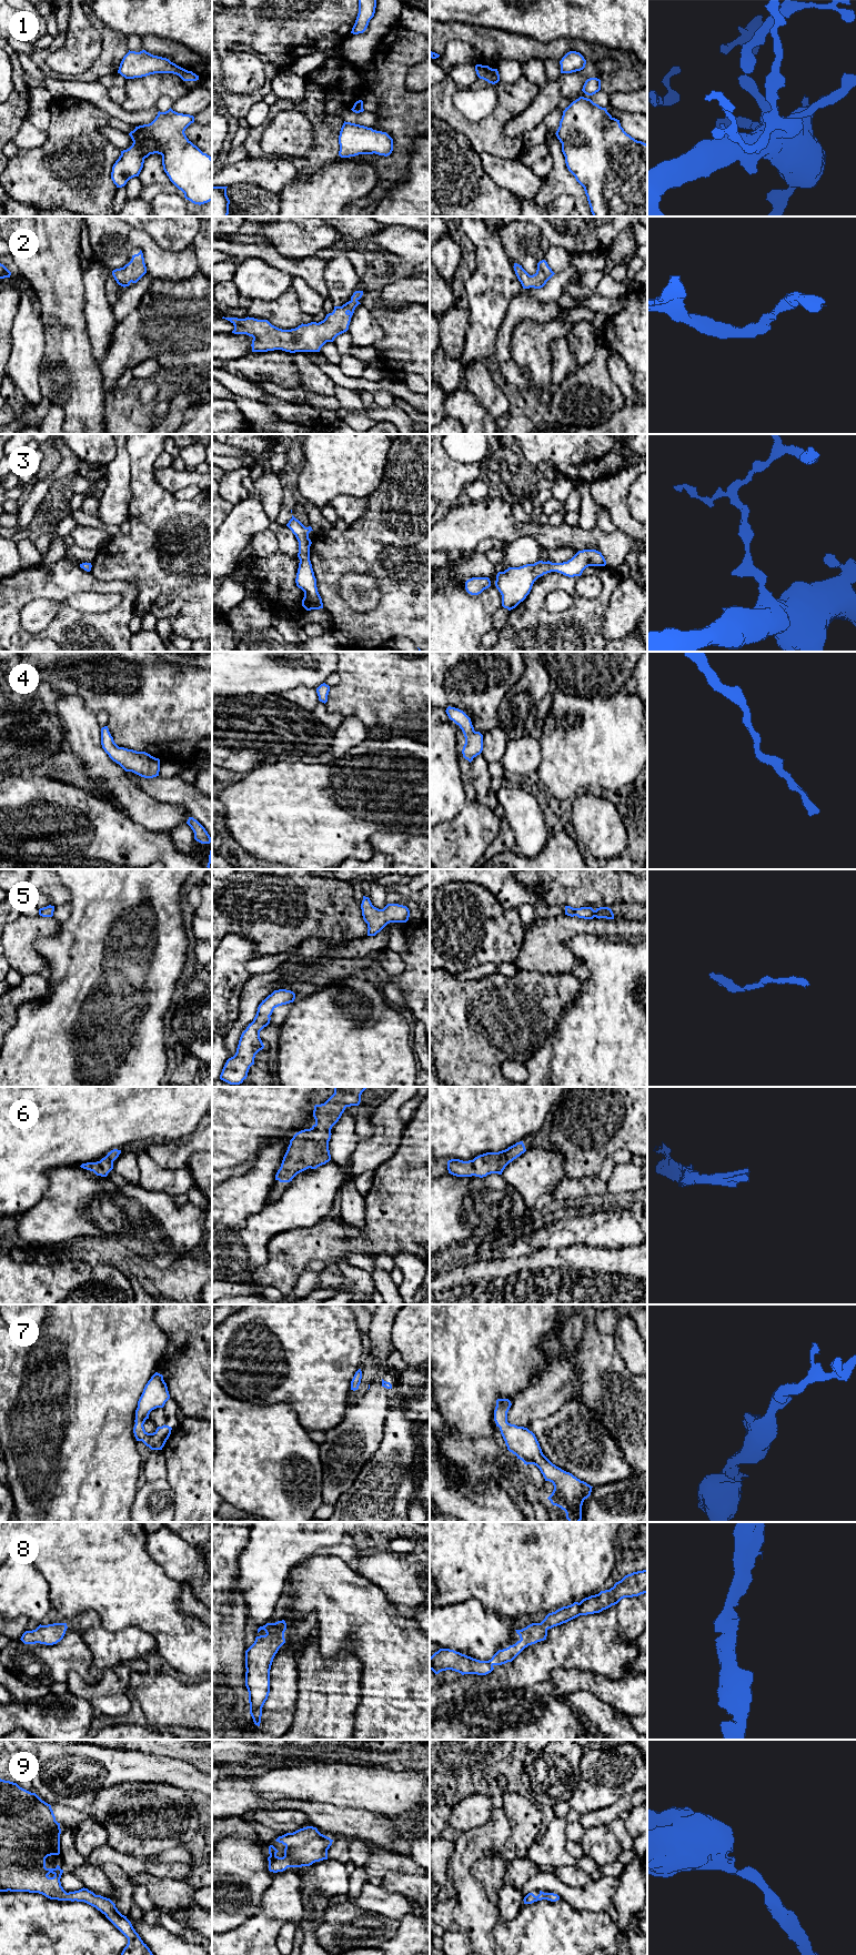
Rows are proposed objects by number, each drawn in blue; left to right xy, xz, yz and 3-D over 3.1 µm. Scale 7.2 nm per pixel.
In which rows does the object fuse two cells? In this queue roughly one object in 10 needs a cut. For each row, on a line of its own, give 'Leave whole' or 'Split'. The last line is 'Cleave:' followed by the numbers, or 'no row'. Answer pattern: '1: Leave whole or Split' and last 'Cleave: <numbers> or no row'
1: Leave whole
2: Leave whole
3: Leave whole
4: Leave whole
5: Leave whole
6: Leave whole
7: Leave whole
8: Leave whole
9: Leave whole
Cleave: no row

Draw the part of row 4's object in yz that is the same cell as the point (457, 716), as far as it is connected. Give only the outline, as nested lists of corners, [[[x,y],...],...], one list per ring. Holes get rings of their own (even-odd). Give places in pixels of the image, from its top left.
[[[449,706],[445,712],[449,718],[462,729],[465,737],[462,754],[471,763],[483,750],[483,735],[474,730],[471,718],[463,711]]]

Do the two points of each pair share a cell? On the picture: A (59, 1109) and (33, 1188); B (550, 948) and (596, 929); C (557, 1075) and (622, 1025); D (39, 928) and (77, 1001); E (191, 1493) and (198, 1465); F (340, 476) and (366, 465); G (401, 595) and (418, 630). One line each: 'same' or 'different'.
A: same
B: same
C: same
D: different
E: same
F: same
G: same

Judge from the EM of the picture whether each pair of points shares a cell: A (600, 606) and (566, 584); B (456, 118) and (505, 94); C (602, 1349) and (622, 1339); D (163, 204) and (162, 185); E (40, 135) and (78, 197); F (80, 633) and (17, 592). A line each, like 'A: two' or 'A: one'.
A: one
B: one
C: two
D: two
E: two
F: one

